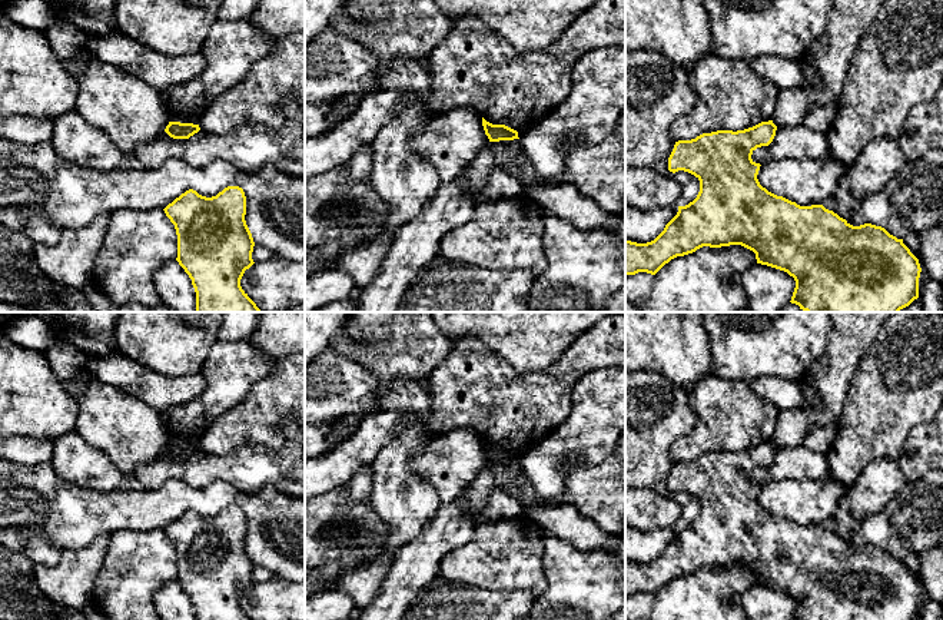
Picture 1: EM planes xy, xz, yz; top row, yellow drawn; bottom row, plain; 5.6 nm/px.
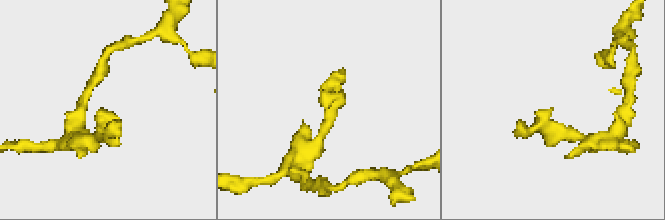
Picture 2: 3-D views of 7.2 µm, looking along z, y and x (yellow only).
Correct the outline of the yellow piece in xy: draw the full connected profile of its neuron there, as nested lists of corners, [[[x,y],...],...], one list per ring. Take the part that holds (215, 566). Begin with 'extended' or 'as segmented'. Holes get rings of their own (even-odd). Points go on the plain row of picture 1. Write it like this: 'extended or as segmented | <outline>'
as segmented | [[[228,507],[216,517],[206,518],[189,510],[169,524],[166,537],[177,556],[176,581],[192,600],[196,620],[250,620],[240,607],[252,580],[253,558],[246,546],[246,517],[242,508]]]

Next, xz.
as segmented | [[[482,438],[482,447],[489,462],[519,460],[518,452],[505,445],[492,445]]]

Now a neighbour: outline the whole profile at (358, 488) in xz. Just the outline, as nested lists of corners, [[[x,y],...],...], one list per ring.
[[[373,467],[358,468],[351,480],[342,487],[343,495],[352,503],[362,503],[371,497],[373,488]]]

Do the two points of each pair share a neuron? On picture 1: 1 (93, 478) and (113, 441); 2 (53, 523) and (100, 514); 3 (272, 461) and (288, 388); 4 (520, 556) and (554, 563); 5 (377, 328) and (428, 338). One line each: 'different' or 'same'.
1: different
2: same
3: different
4: different
5: same

